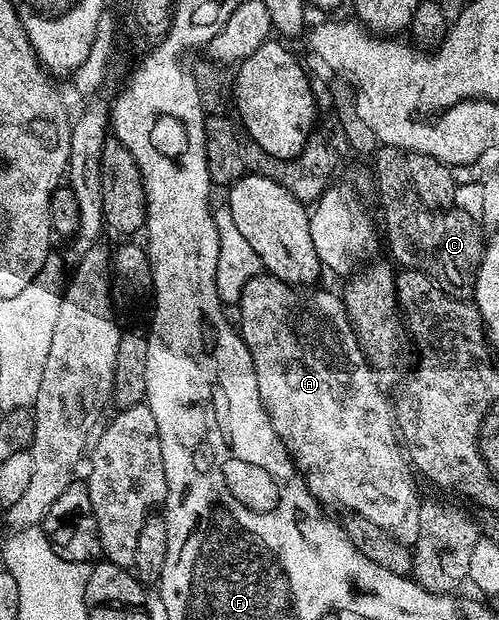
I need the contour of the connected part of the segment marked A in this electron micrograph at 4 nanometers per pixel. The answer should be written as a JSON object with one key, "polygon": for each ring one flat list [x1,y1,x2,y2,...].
{"polygon":[[262,272,259,273,257,278,253,278,252,281,248,283,248,285,244,288,244,292,242,293,242,297,240,301,237,303,236,309,238,309,238,314,242,317,242,326,240,322,240,333,242,339,244,340,244,344,247,348,252,352,252,364,254,365,254,371,256,372,256,388,260,392,260,400,262,401,262,409,268,412,268,420,272,424,272,428,274,429,274,434,276,436,280,436,280,440,284,444,284,448,290,454,290,459,294,462,294,467,298,469,299,474,302,475,303,478,306,479,306,486,312,492,312,496,317,498,319,503,327,504,326,502,343,502,346,506,351,506,353,513,360,517,363,517,367,520,372,521,372,523,376,524,376,527,382,528,383,532,389,534,396,541,412,544,416,540,417,533,419,531,419,523,420,516,414,513,414,507,411,505,414,502,414,496,418,492,420,492,419,487,414,484,415,475,412,473,412,467,404,453,403,447,400,445,399,439,396,437,396,414,392,409,391,403,390,406,386,403,386,398,382,395,381,390,378,388,377,382,374,380,376,377,375,371,372,369,369,362,366,360,366,353,362,351,362,345,358,342,358,337,356,336,356,332,354,331,354,325,350,322,349,316,346,314,346,303,343,301,341,297,338,298,334,294,329,294,326,290,318,290,319,288,310,288,303,292,301,289,290,286,286,282,281,282,279,278,271,278,269,274]]}

